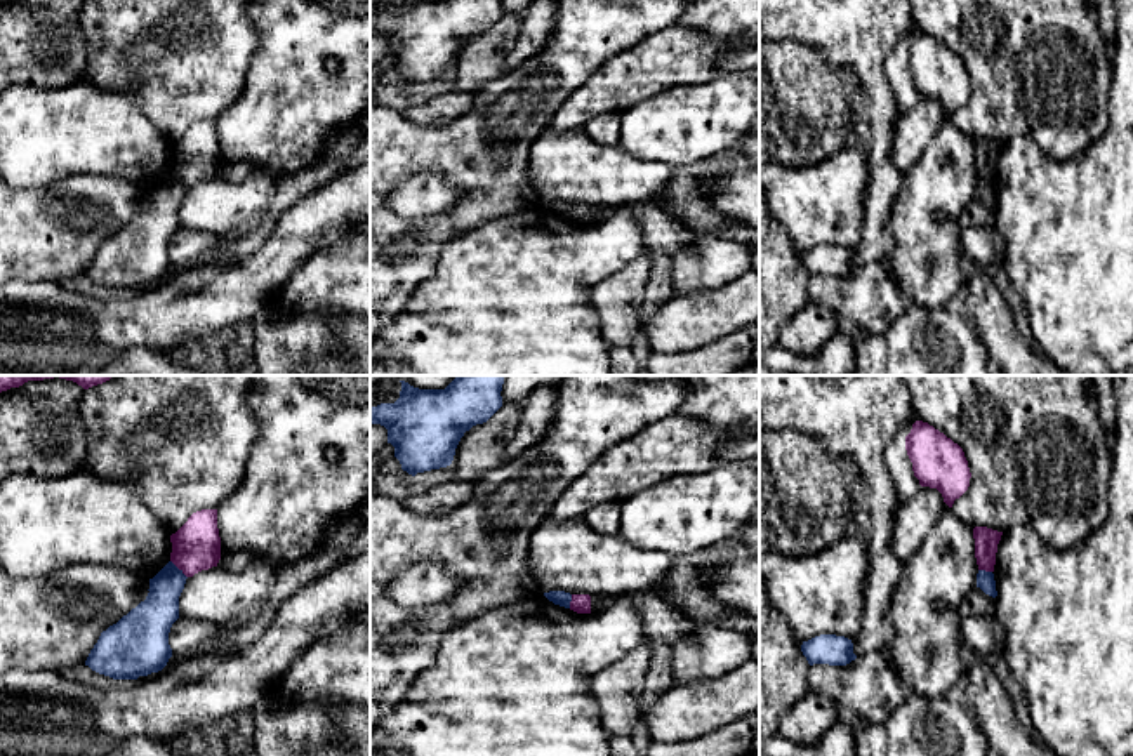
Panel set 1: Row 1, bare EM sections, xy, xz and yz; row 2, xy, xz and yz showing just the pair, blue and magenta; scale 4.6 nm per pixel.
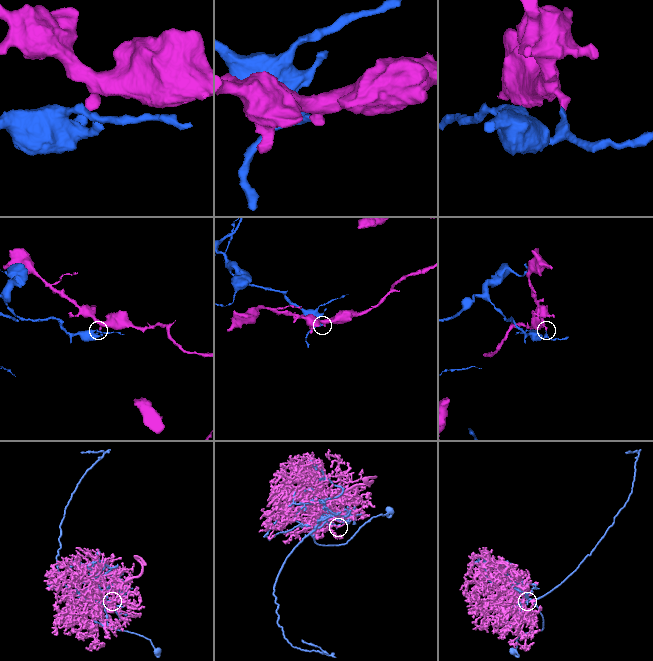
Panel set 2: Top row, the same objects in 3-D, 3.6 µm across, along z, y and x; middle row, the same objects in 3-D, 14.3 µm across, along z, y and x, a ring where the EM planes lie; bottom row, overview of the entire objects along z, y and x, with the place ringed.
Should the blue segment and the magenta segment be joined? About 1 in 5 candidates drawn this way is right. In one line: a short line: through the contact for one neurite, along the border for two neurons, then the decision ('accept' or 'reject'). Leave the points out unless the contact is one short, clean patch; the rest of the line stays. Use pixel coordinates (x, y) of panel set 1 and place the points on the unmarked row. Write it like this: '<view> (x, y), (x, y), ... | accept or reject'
xy (171, 171), (186, 188) | reject

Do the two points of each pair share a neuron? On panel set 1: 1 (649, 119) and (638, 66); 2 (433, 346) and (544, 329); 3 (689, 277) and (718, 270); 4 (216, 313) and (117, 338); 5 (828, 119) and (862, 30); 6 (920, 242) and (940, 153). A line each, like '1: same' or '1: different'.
1: different
2: same
3: same
4: same
5: different
6: same

